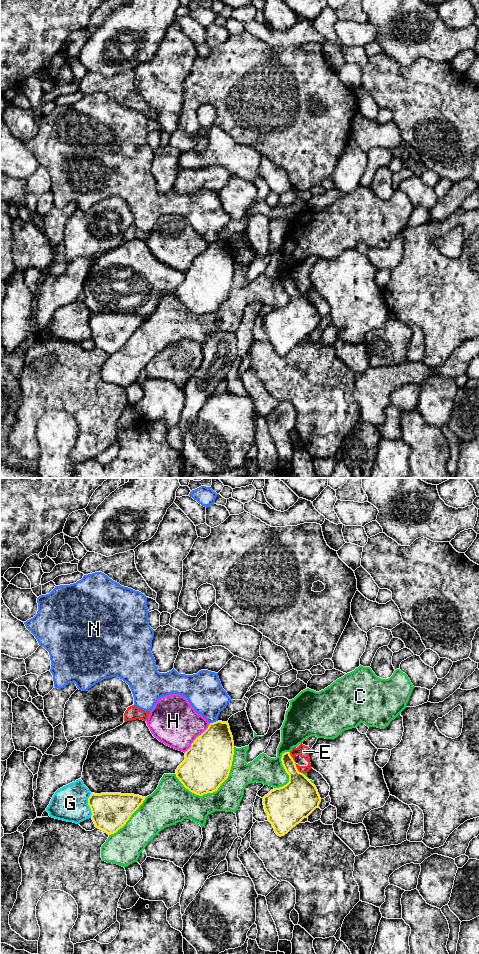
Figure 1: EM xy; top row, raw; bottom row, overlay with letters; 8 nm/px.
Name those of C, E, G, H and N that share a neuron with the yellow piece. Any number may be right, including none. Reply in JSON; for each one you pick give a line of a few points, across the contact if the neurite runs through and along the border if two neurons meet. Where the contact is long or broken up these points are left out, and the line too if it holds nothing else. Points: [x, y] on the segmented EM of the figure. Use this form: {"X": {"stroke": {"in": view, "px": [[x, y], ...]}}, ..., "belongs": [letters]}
{"belongs": []}

